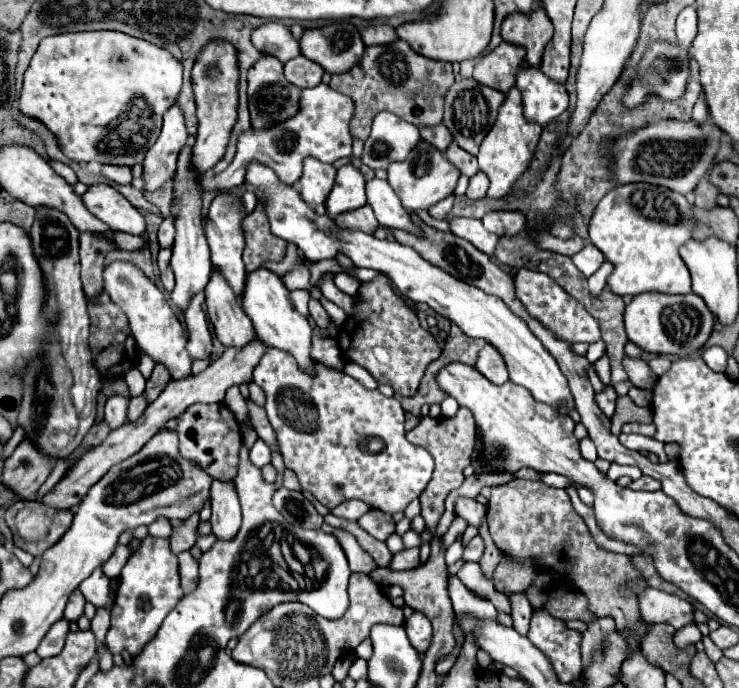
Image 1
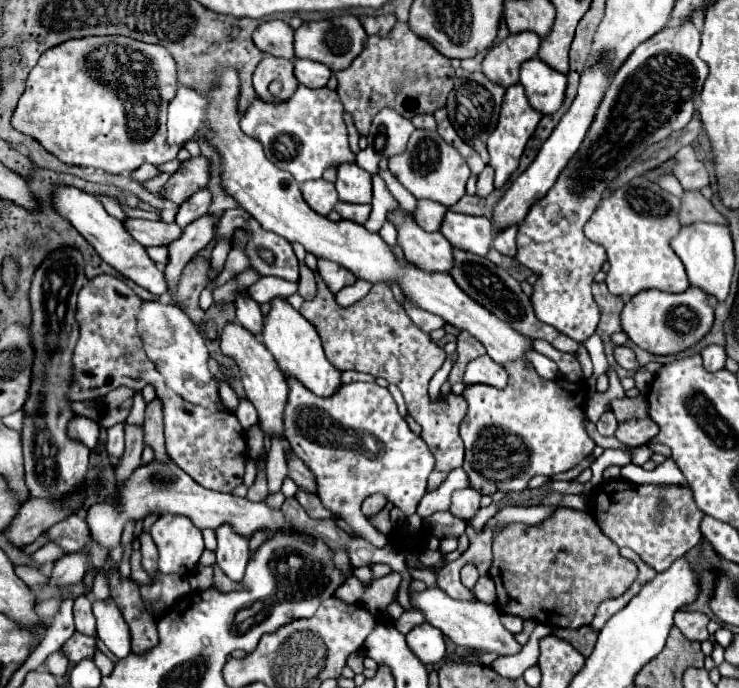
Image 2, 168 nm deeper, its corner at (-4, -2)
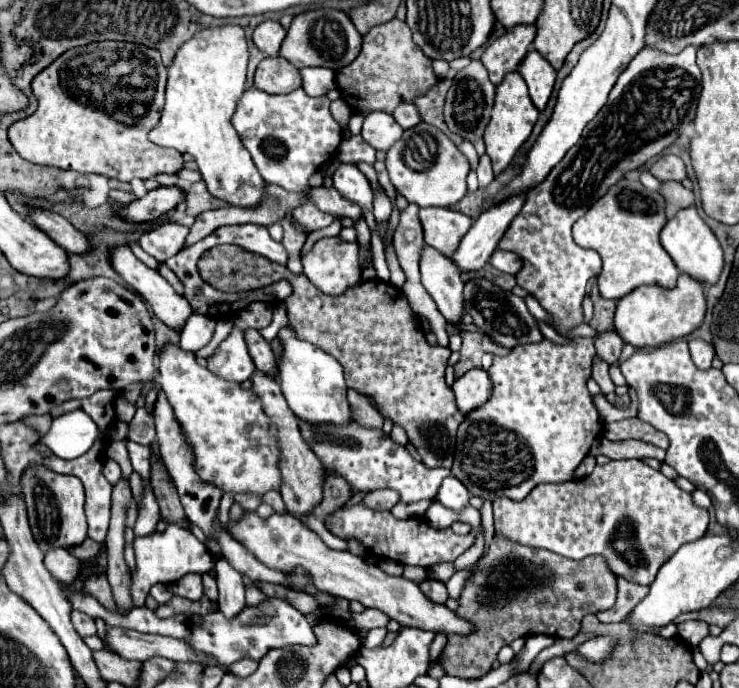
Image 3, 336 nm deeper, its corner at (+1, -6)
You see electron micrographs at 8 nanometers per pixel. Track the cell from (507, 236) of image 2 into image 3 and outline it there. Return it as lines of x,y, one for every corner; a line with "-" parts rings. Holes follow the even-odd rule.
495,250
491,260
489,260
497,270
507,272
507,274
517,274
517,270
521,268
521,260
515,252
507,252
507,250

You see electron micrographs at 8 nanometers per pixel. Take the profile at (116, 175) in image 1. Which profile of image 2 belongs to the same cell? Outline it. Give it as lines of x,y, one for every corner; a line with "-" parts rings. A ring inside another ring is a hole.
144,164
144,166
140,166
138,170
132,172
132,176
134,176
138,182
146,182
146,180
158,176
158,174
162,174
162,170
160,170
158,166
154,166
154,164

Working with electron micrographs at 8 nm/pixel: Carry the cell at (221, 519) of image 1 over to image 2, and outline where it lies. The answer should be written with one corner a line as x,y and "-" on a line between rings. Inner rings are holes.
220,526
216,530
218,538
218,550
216,550
216,564
222,568
222,572
234,580
240,582
244,578
244,570
248,564
248,538
238,536
230,526

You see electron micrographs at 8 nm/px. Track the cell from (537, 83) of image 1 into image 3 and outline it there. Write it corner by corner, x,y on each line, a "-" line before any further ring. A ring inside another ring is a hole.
531,50
527,54
527,58
523,58
517,72
527,82
529,96
531,96
533,104
537,106
537,110
543,110
553,92
557,72
551,68
551,64
547,64
547,60
537,50

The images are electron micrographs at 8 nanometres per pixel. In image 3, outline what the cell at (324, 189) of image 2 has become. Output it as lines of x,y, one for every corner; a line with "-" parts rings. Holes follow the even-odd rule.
305,198
303,204
295,208
293,214
295,214
295,218
297,218
303,226
307,226
309,230
321,230
321,228
327,228
327,226
335,220
331,214
321,212
309,198

